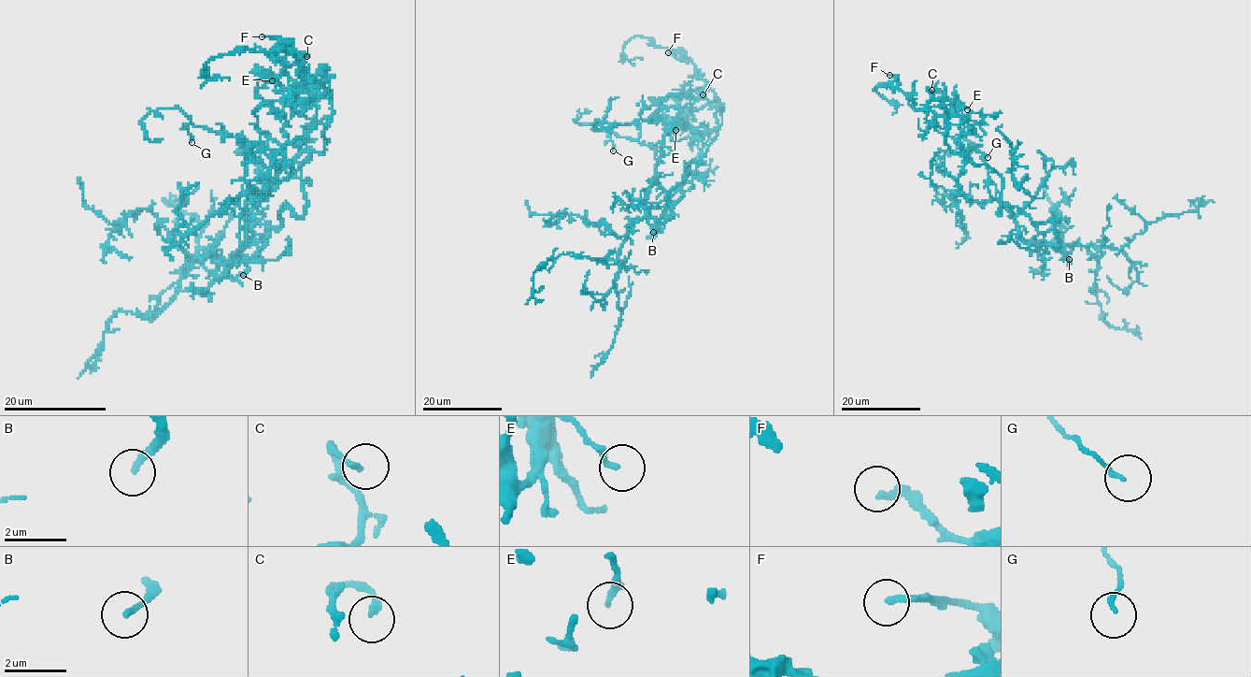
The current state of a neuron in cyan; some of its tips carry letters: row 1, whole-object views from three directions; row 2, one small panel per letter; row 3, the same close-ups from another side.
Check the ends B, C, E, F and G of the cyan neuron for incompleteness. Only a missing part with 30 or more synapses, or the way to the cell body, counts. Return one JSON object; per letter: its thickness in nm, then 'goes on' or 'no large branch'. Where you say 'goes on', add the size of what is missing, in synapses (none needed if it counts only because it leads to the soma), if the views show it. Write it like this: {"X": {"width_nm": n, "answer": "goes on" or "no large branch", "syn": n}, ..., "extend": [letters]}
{"B": {"width_nm": 200, "answer": "goes on"}, "C": {"width_nm": 170, "answer": "no large branch"}, "E": {"width_nm": 170, "answer": "no large branch"}, "F": {"width_nm": 240, "answer": "no large branch"}, "G": {"width_nm": 130, "answer": "no large branch"}, "extend": ["B"]}

